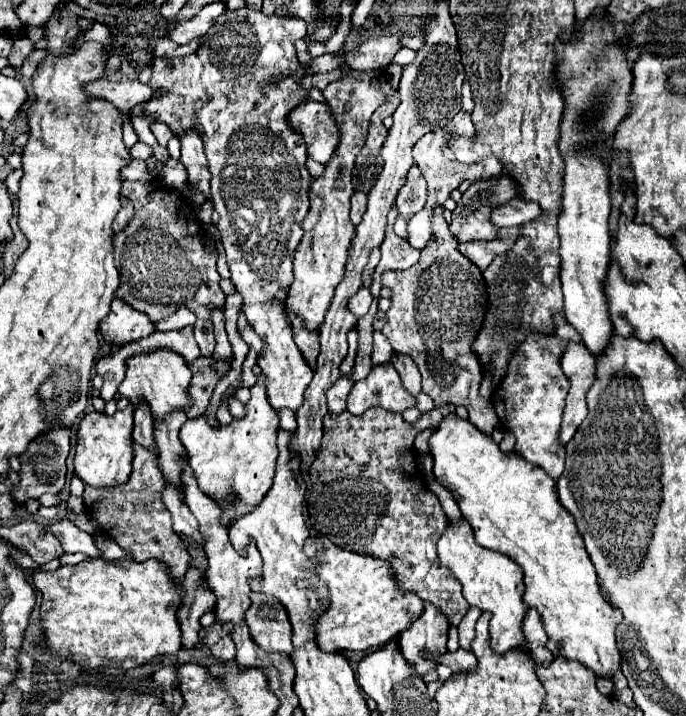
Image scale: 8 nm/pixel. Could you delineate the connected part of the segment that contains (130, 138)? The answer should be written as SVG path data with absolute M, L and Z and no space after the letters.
M127 121L122 127L123 141L127 148L131 148L135 143L138 142L137 134L132 126L131 121Z

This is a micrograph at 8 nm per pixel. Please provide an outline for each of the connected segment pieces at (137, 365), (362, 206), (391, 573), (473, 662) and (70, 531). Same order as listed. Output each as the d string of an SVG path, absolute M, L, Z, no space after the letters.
M155 351L155 355L135 355L127 359L127 375L119 385L119 393L133 405L149 405L155 421L167 419L173 411L187 411L193 405L189 395L191 371L181 355L173 351Z
M355 191L355 195L351 197L351 223L353 225L361 223L365 209L367 209L367 195L361 193L361 191Z
M333 545L309 559L307 565L313 563L331 591L331 605L315 625L317 643L323 651L365 651L377 647L403 633L423 615L425 601L415 591L403 591L395 579L395 569L379 557L359 555Z
M463 649L443 655L443 659L439 659L439 663L451 667L453 673L469 673L469 671L477 669L477 657L471 651L463 651Z
M61 519L51 525L51 533L59 539L65 553L83 553L87 557L99 557L101 549L95 545L95 539L75 527L71 521Z

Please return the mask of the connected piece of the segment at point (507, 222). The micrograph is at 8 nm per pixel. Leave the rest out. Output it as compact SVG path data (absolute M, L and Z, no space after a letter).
M513 199L507 203L507 207L501 207L491 215L491 223L497 227L521 227L529 221L535 221L541 215L541 207L535 201L525 201L525 199Z

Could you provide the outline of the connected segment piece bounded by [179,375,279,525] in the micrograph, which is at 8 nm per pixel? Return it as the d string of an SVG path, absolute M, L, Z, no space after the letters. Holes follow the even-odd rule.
M257 375L257 383L251 387L251 399L245 405L245 415L241 419L233 419L229 425L219 425L215 429L203 413L195 419L187 419L187 423L181 427L179 439L189 453L191 469L195 471L199 487L223 505L225 525L239 519L247 507L255 507L255 503L259 503L259 499L263 499L263 495L269 491L277 461L277 429L279 417L269 405L265 375ZM231 493L237 497L235 507L225 503Z

